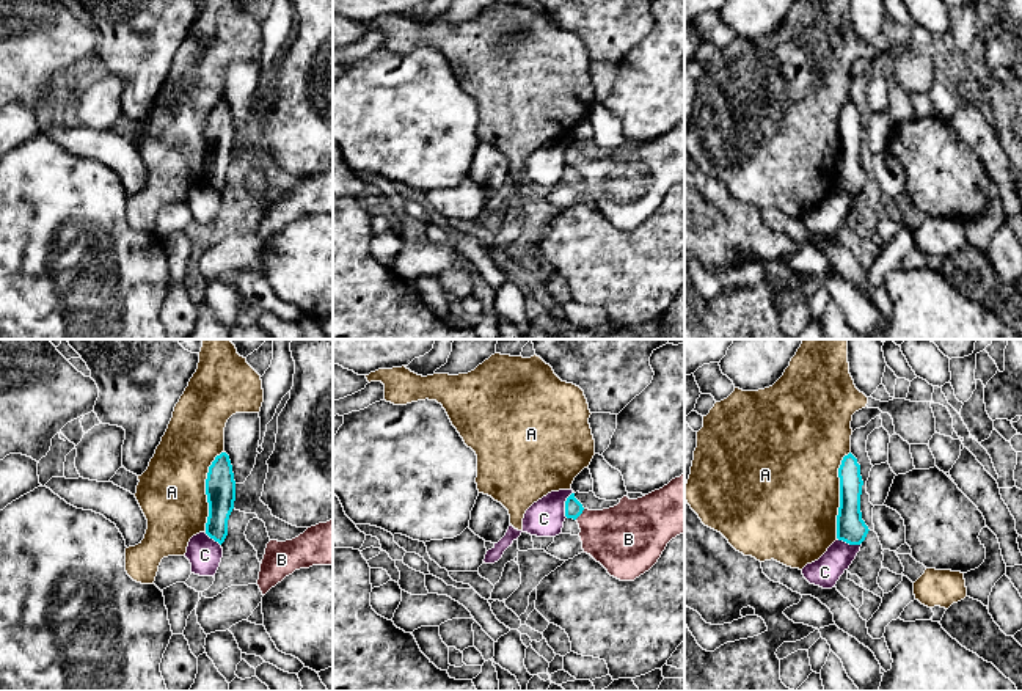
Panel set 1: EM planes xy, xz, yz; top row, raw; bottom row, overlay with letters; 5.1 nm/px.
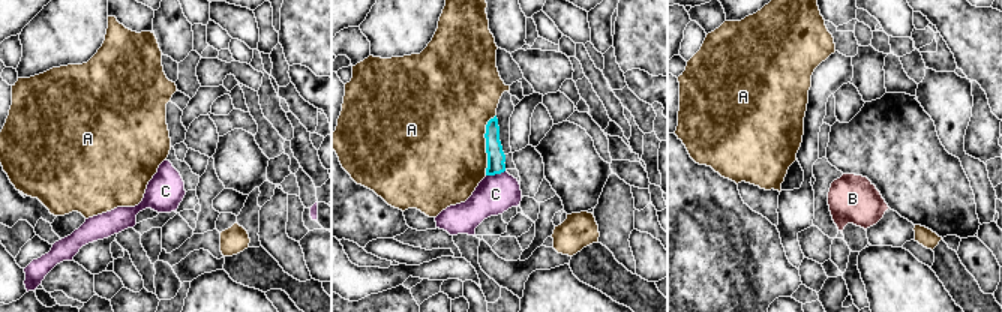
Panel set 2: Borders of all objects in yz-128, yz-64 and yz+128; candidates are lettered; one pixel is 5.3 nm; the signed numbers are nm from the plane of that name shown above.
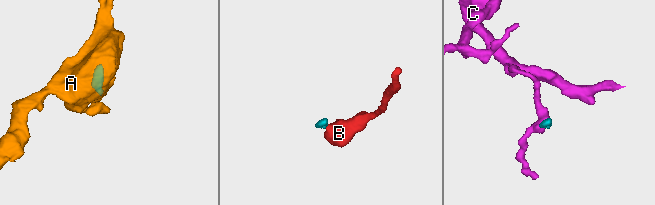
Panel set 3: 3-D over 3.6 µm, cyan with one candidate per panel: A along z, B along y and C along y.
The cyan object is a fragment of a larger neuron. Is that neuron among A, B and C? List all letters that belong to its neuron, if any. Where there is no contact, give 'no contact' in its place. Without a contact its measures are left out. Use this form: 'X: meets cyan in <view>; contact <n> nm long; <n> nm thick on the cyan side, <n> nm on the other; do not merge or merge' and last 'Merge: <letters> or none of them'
A: meets cyan in yz; contact 460 nm long; 150 nm thick on the cyan side, 500 nm on the other; do not merge
B: meets cyan in xz; contact 80 nm long; 90 nm thick on the cyan side, 340 nm on the other; merge
C: meets cyan in xz; contact 140 nm long; 90 nm thick on the cyan side, 190 nm on the other; do not merge
Merge: B

